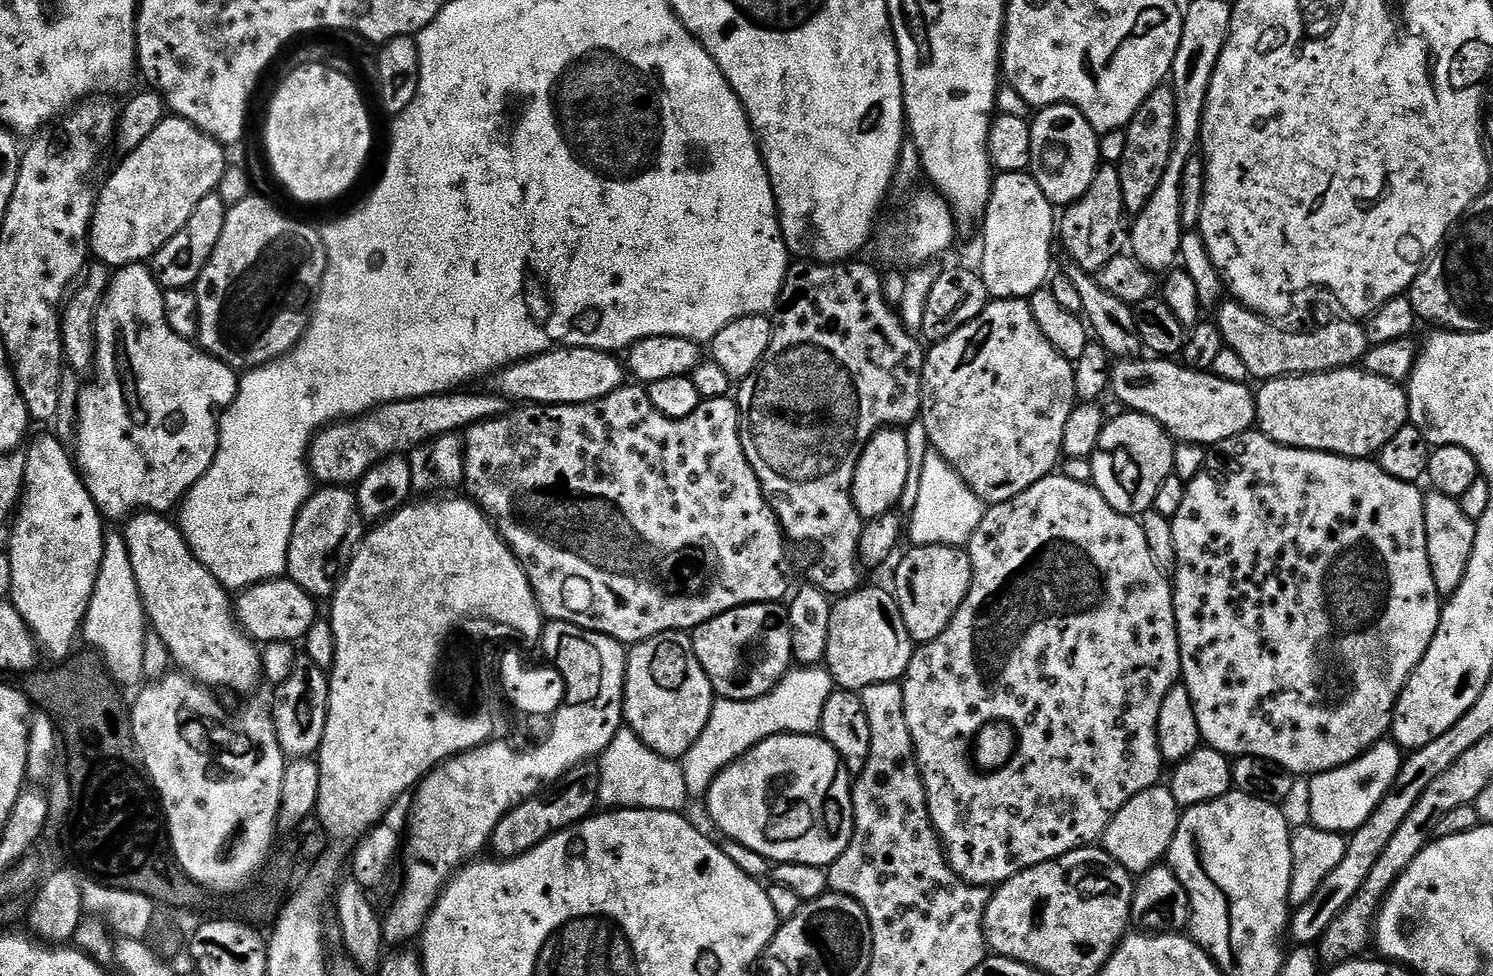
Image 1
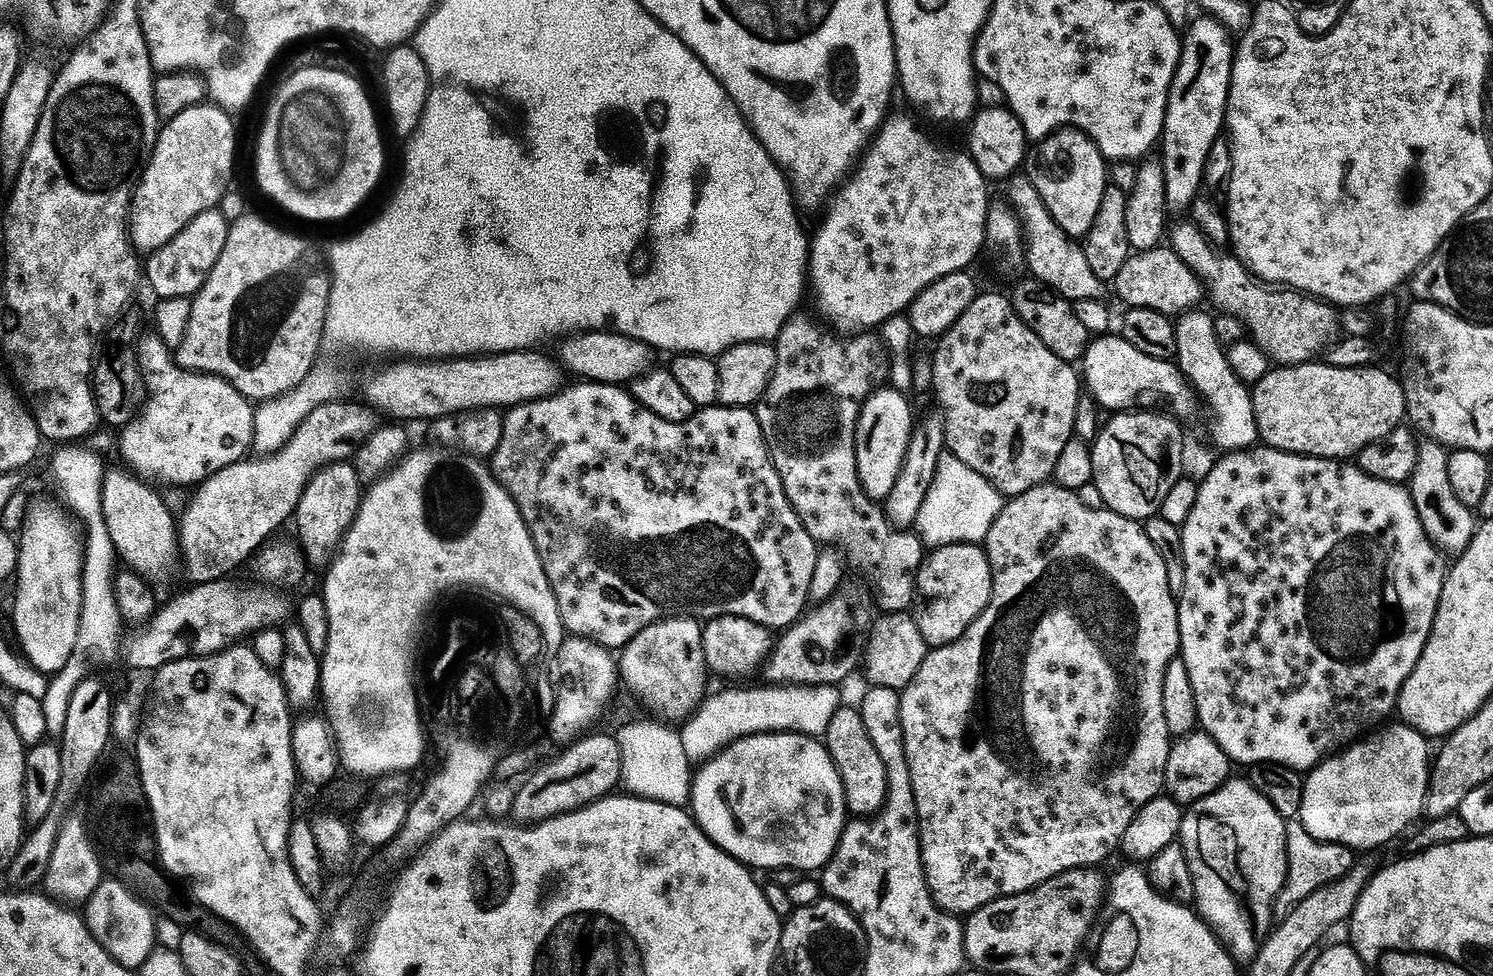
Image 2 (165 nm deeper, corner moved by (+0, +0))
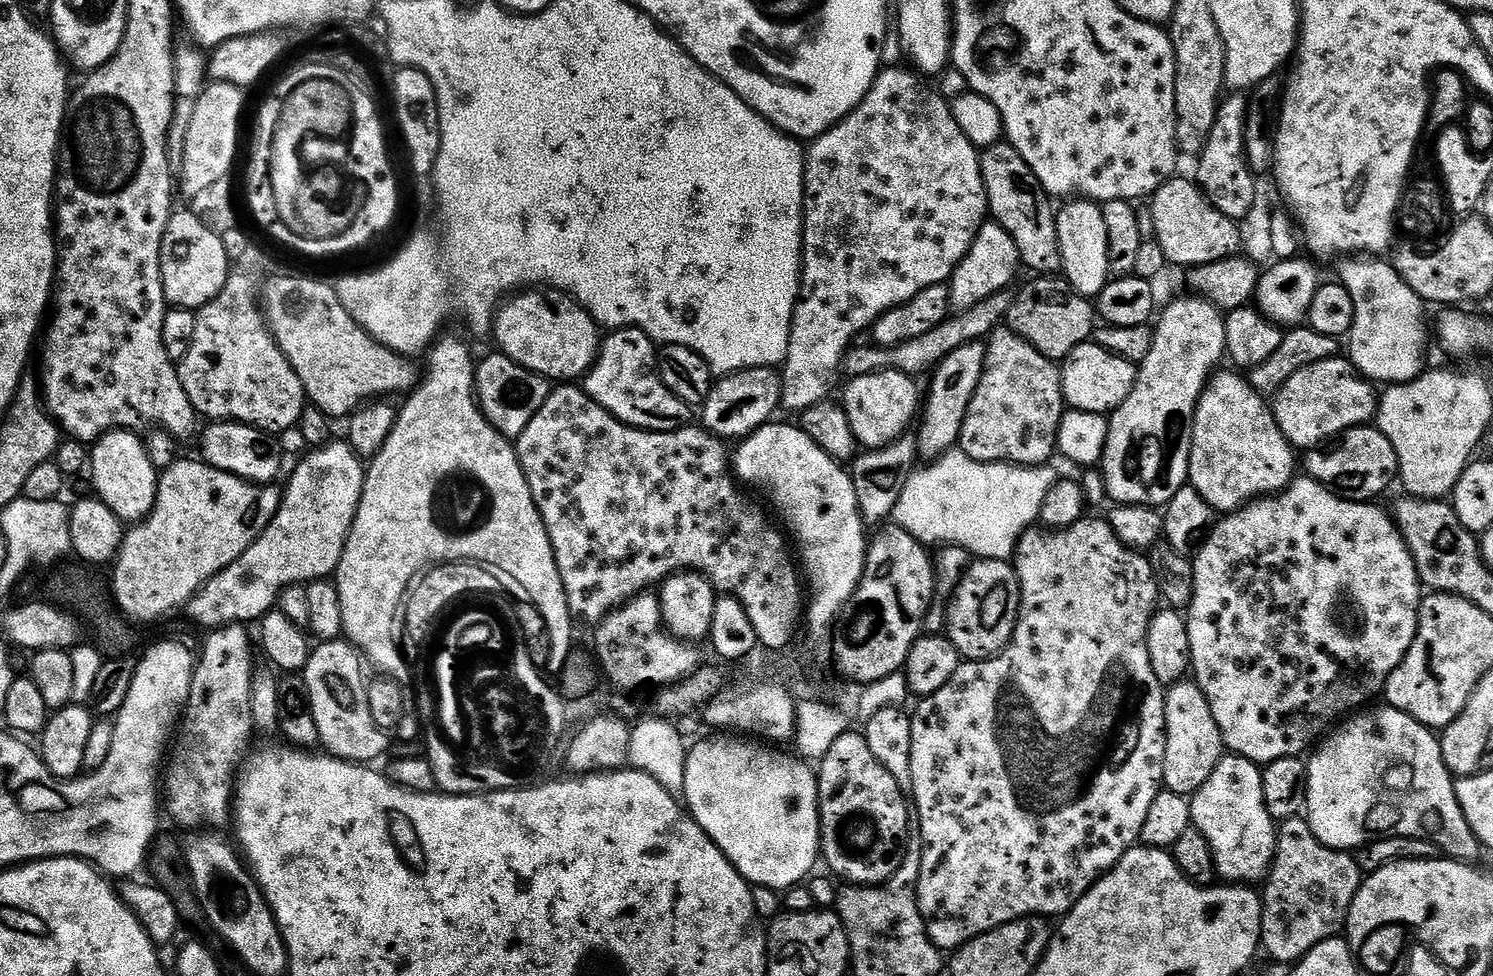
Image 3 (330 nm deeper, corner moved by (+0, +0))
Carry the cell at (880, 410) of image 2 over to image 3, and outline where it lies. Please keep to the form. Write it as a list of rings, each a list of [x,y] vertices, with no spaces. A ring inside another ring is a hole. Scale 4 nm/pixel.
[[[875,372],[853,376],[844,388],[842,407],[856,436],[857,445],[865,449],[884,448],[899,440],[909,431],[908,423],[915,421],[922,404],[922,392],[916,389],[917,381],[906,373]]]

